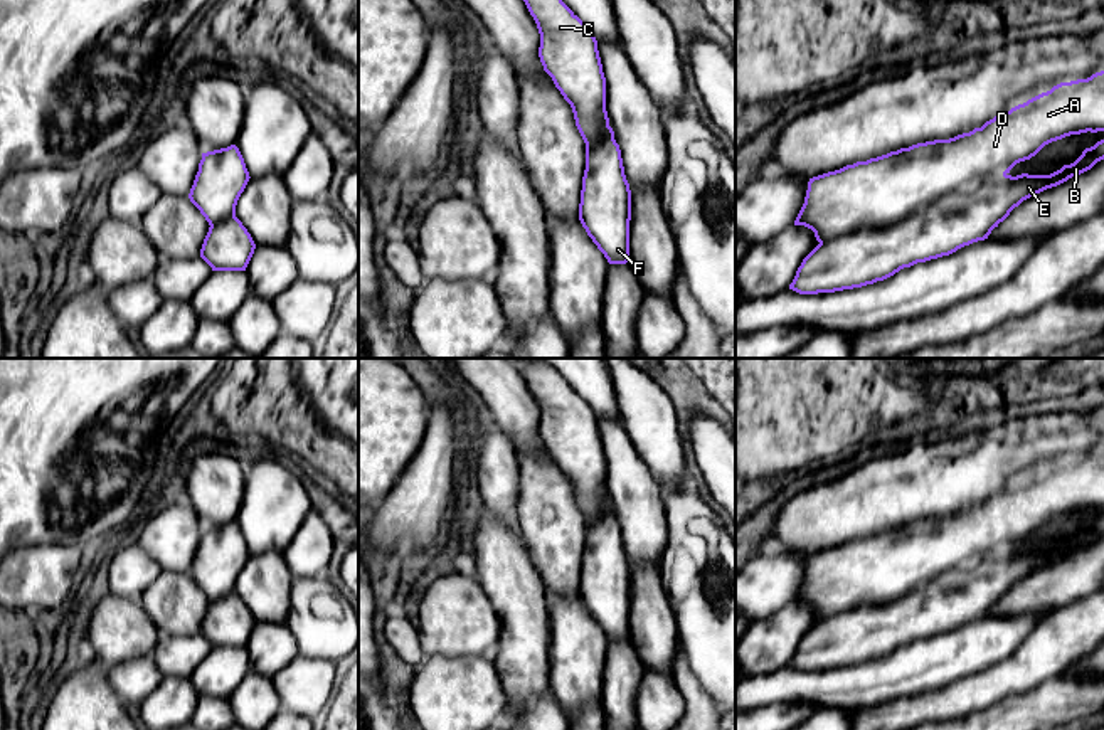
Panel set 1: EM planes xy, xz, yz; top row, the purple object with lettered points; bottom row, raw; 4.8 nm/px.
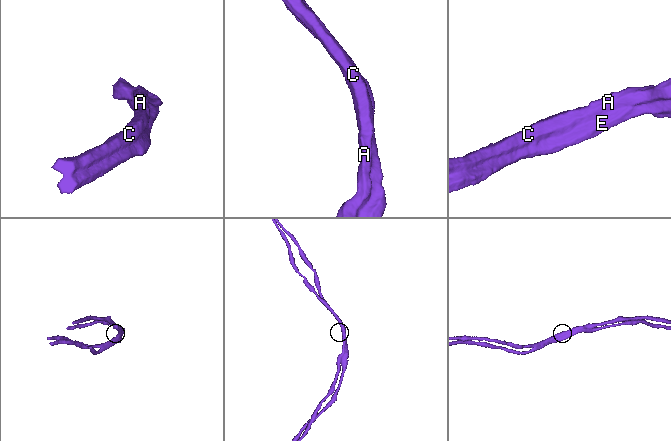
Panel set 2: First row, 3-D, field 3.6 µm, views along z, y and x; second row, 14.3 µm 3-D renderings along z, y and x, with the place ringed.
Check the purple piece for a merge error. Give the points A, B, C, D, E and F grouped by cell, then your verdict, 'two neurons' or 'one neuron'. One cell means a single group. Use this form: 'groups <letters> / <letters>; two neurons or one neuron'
groups A C D / B E F; two neurons

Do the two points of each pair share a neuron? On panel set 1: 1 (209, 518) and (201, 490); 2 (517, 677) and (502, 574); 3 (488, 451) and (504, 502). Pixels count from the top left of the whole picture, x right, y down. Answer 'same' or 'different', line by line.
1: same
2: same
3: same

